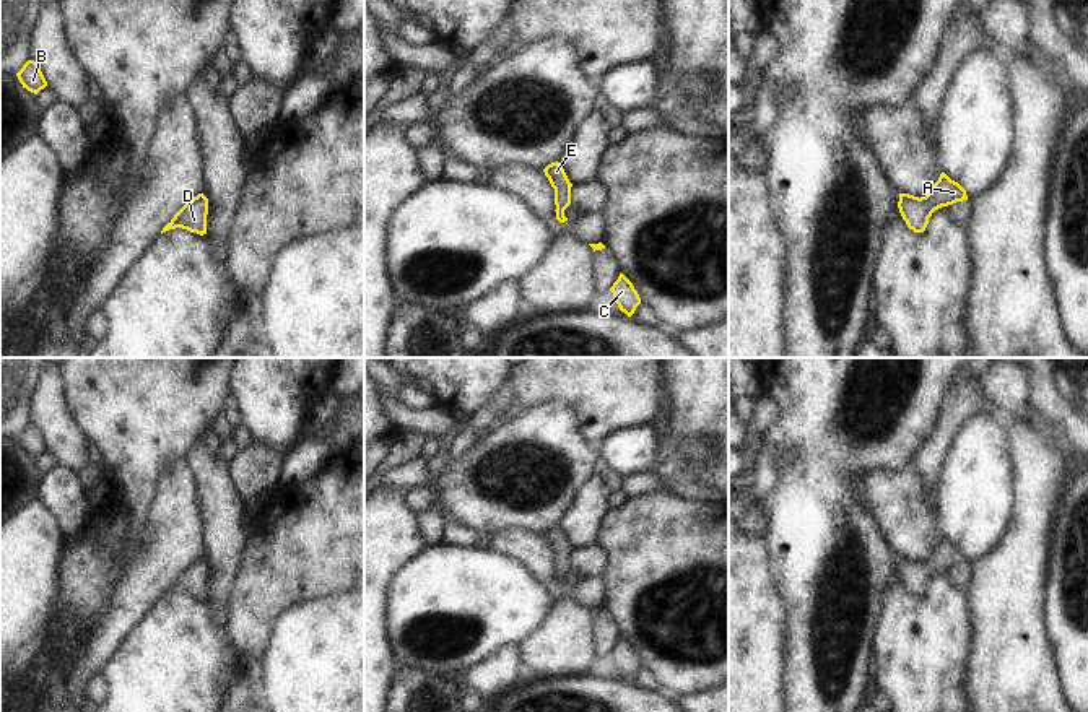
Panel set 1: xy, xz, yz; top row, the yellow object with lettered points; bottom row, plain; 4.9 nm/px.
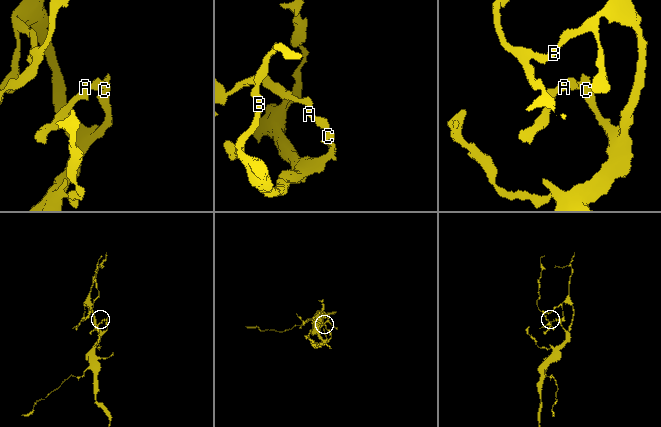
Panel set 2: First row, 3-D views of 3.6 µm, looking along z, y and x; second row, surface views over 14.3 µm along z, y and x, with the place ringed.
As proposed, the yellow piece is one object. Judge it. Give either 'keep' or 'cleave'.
keep

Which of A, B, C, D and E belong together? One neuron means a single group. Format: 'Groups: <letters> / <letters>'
Groups: A B C D E.

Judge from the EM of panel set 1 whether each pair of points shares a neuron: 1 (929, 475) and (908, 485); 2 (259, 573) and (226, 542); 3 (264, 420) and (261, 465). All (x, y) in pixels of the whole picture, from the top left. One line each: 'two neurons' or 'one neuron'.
1: two neurons
2: two neurons
3: two neurons

